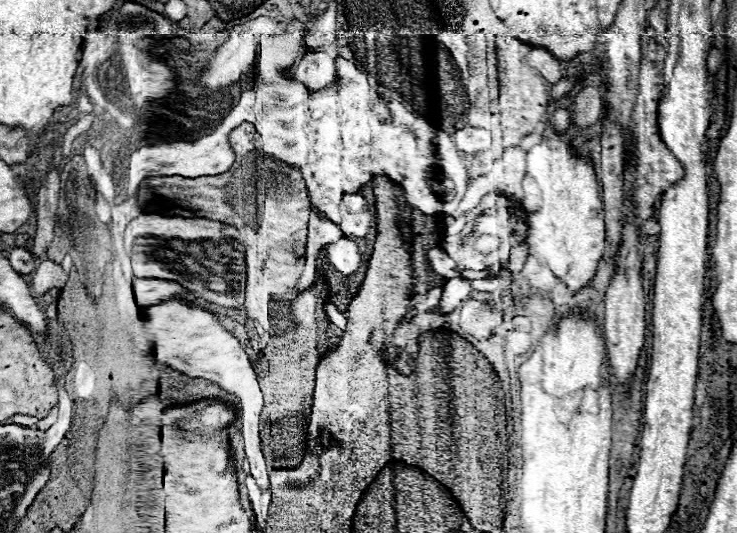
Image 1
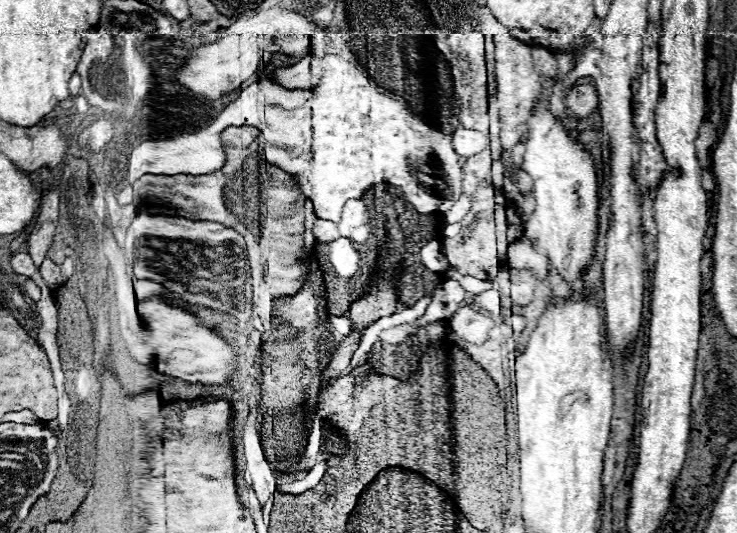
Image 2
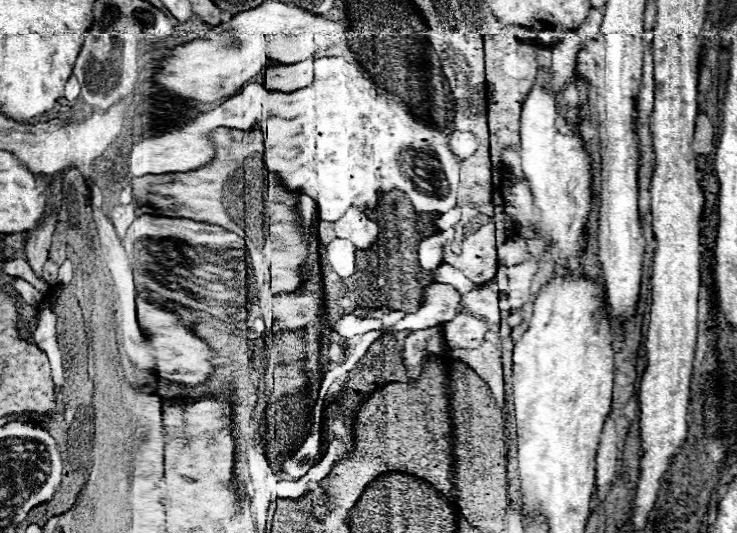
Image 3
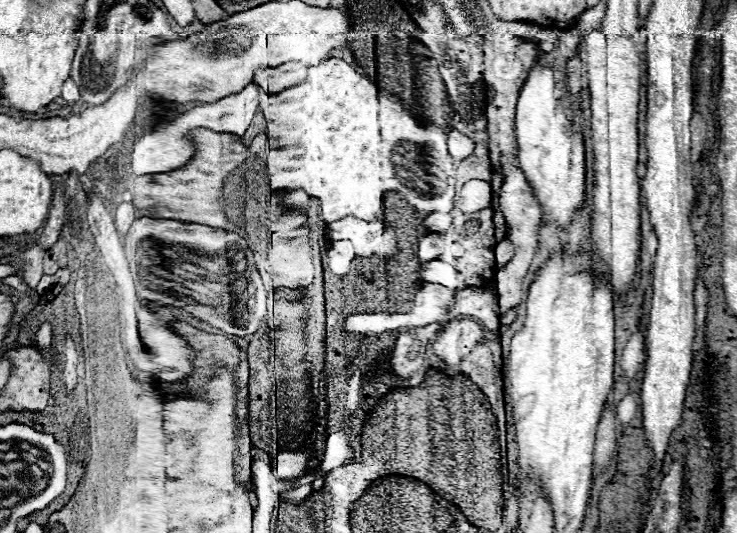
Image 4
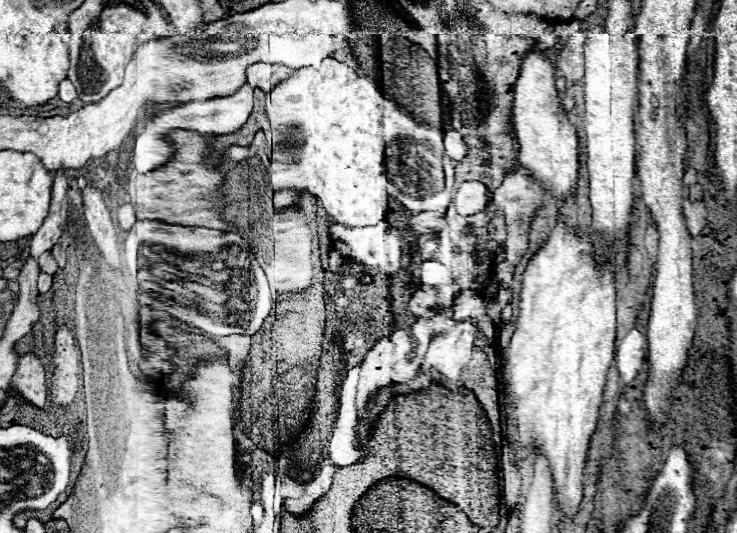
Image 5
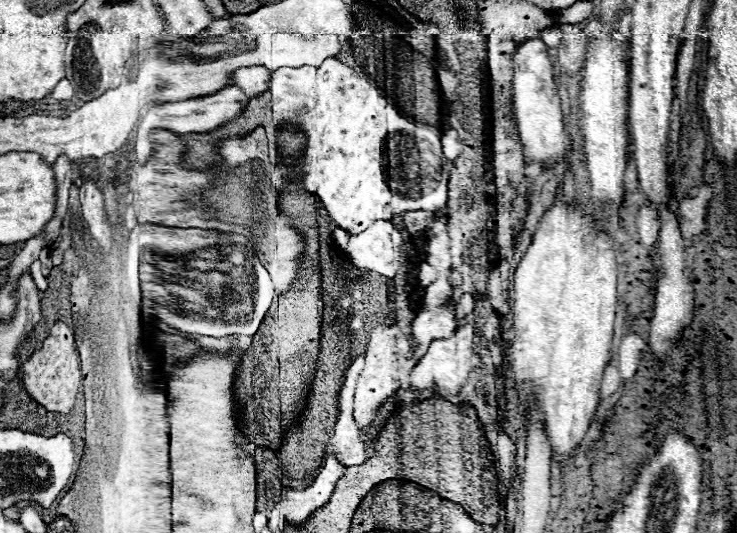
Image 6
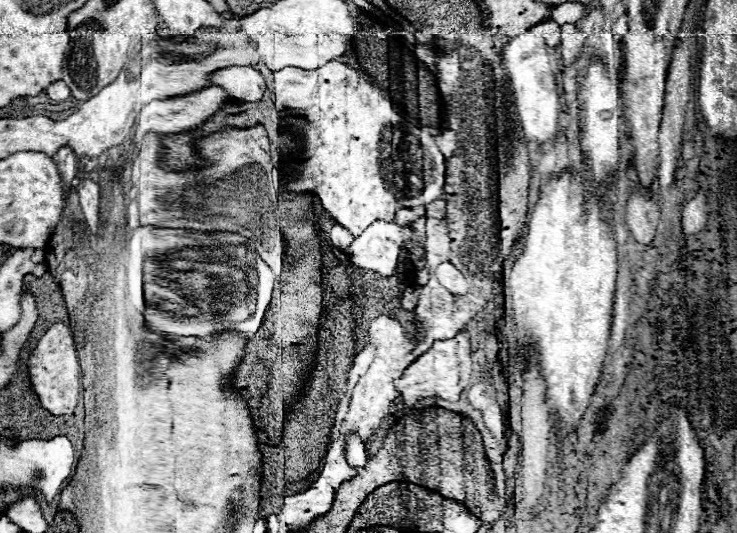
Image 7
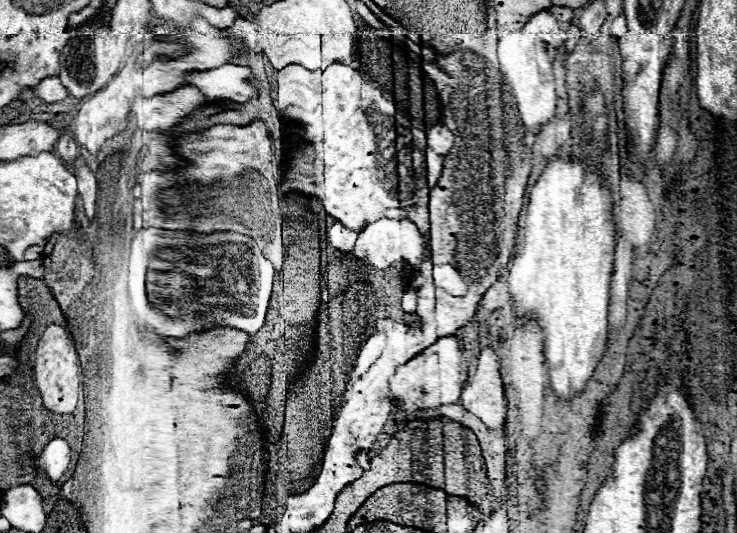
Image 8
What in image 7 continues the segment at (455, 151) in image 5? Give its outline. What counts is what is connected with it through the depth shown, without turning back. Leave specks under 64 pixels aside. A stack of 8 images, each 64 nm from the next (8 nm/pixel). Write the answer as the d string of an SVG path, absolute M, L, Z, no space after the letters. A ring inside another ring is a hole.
M448 128L446 130L440 130L438 134L434 134L434 142L440 148L440 152L446 158L450 158L454 154L454 150L456 150L456 132L452 132Z

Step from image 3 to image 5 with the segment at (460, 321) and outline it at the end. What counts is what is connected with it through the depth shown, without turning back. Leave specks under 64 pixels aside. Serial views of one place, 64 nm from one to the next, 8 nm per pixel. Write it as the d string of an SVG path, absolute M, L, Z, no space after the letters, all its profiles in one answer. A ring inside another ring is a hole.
M456 322L456 326L448 334L436 336L430 342L418 372L428 372L430 368L436 368L444 380L444 386L450 392L456 392L464 370L452 370L452 364L464 364L472 358L476 338L478 326L474 322Z

